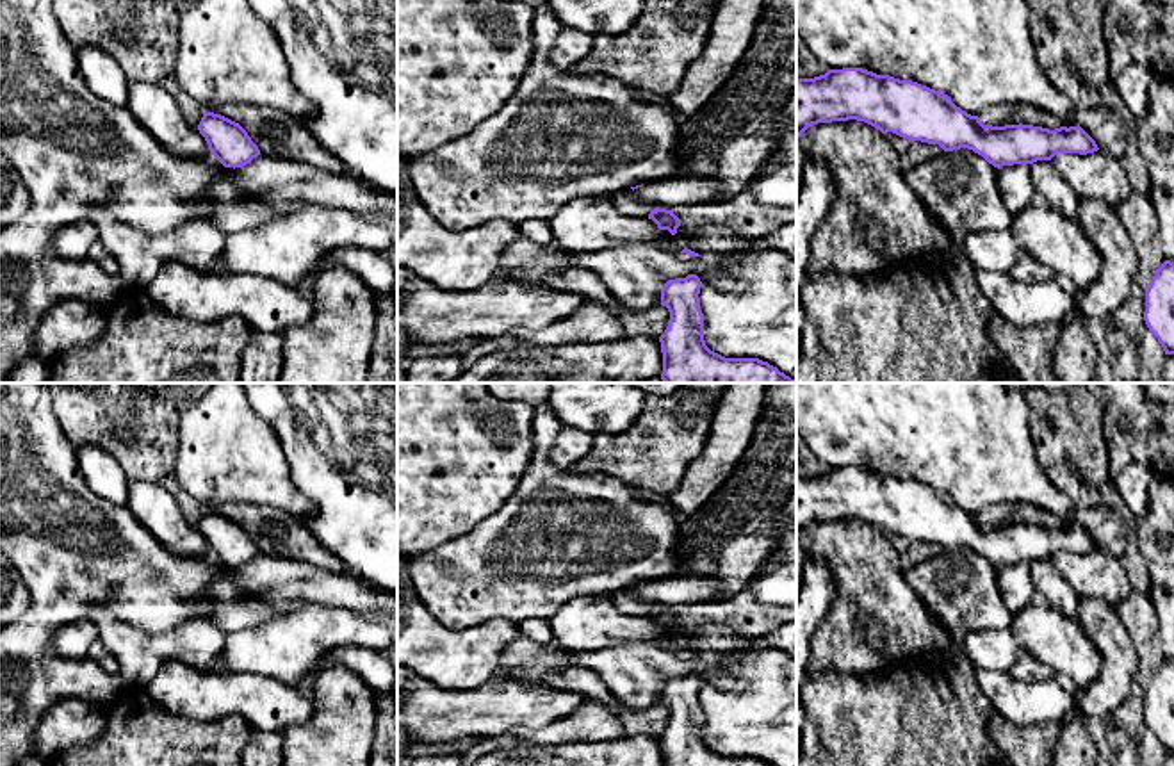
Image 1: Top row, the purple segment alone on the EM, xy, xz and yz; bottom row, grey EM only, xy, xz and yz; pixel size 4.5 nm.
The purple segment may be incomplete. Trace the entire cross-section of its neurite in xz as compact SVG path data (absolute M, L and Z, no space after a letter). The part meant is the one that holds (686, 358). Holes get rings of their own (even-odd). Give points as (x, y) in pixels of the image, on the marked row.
M697 274L668 280L661 289L661 305L668 308L670 321L659 337L664 383L796 383L777 367L759 358L725 358L705 346L704 314L700 310L702 281Z

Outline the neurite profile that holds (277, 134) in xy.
M212 103L205 110L239 123L258 146L260 155L306 162L335 175L347 169L338 157L315 141L303 121L280 110L233 103Z

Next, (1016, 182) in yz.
M1030 164L1003 166L998 169L999 196L1012 216L1031 205L1037 194Z

